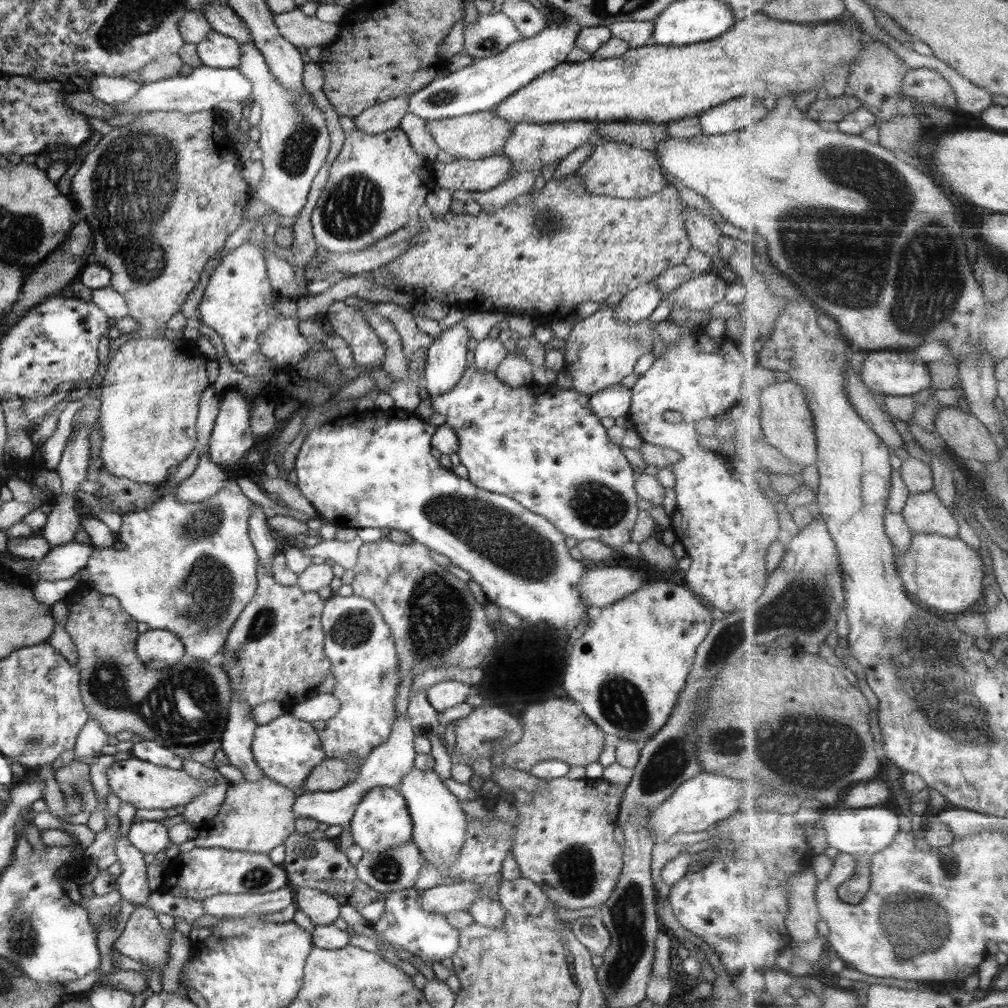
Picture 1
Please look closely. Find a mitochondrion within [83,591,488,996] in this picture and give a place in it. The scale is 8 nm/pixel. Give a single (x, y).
(106, 685)

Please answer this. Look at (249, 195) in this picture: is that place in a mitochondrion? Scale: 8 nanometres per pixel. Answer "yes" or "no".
no

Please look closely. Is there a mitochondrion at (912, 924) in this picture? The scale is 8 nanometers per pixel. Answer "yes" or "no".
yes

